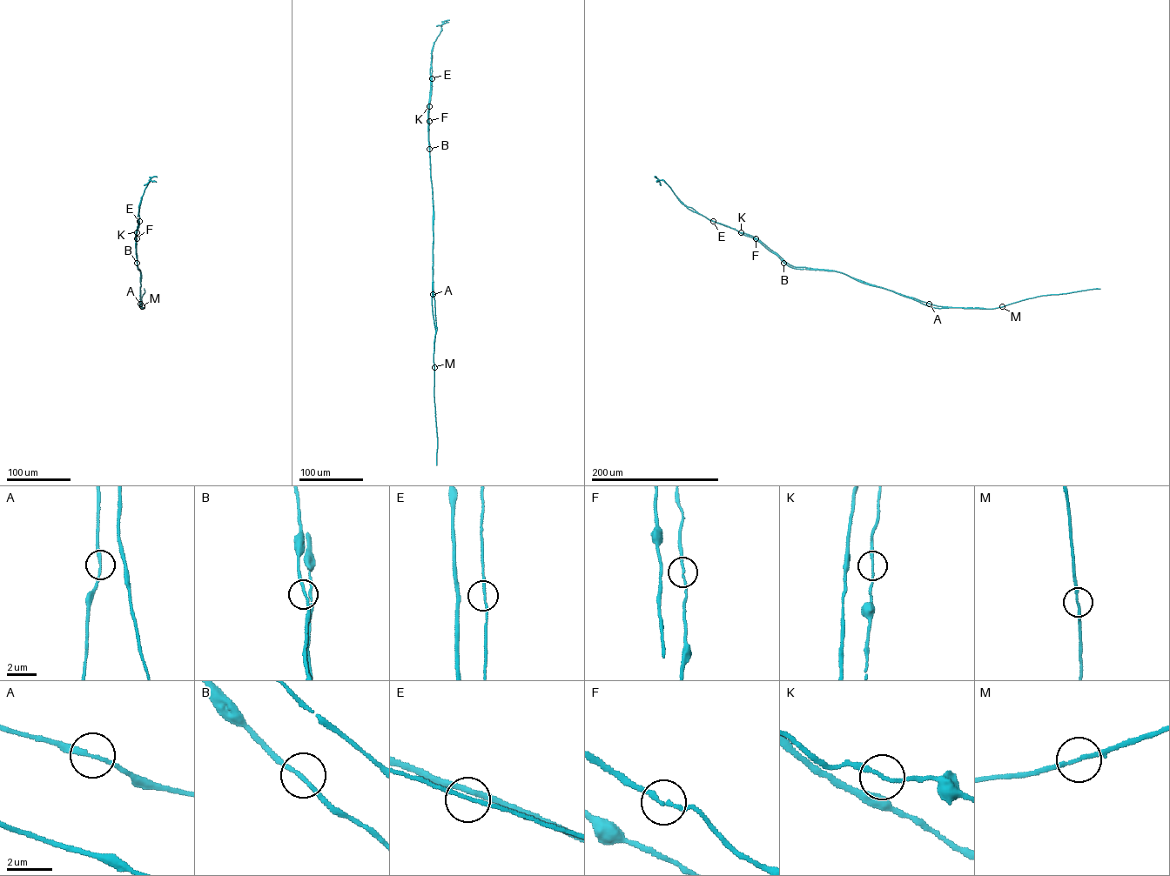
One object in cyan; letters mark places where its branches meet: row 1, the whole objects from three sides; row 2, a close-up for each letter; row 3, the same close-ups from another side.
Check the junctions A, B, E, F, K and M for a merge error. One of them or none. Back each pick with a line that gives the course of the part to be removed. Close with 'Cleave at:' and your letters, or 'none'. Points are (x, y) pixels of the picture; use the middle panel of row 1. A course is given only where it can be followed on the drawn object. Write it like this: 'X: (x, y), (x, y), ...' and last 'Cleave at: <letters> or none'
Cleave at: none

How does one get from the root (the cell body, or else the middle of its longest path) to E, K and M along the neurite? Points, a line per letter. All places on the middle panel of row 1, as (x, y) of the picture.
E: (433, 201), (428, 135), (432, 78)
K: (433, 201), (429, 106)
M: (433, 201), (434, 367)

